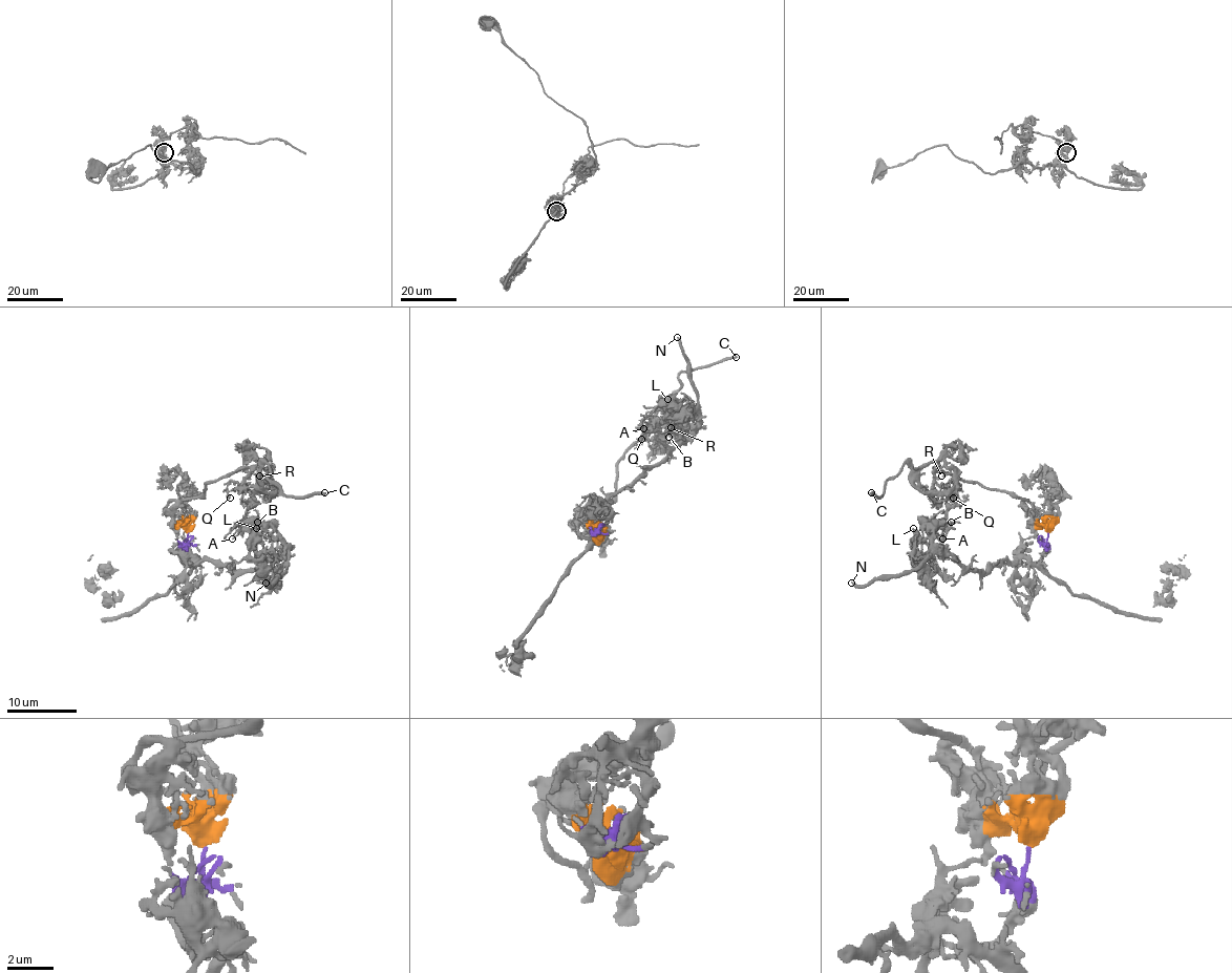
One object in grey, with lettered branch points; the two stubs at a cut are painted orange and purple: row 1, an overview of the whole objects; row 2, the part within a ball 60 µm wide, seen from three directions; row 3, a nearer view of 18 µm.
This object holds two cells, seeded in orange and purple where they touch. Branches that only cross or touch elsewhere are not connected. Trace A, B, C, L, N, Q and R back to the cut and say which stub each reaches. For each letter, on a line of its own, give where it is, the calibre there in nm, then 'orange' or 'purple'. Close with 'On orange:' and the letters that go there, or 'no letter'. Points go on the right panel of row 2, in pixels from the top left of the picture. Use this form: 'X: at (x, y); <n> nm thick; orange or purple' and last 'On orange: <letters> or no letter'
A: at (942, 538); 120 nm thick; purple
B: at (951, 522); 110 nm thick; purple
C: at (871, 492); 340 nm thick; orange
L: at (913, 528); 460 nm thick; purple
N: at (851, 583); 300 nm thick; purple
Q: at (953, 498); 150 nm thick; orange
R: at (941, 476); 170 nm thick; orange
On orange: C, Q, R

